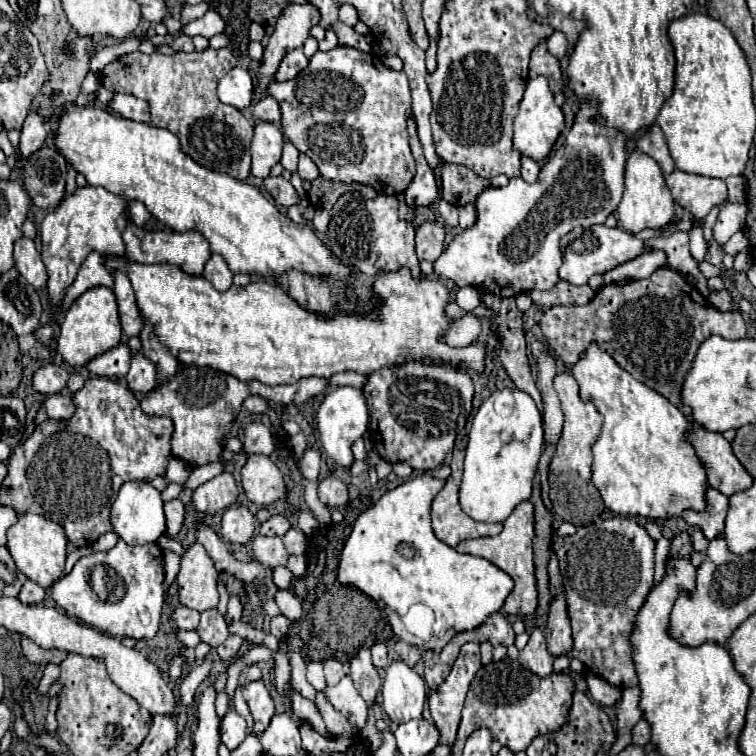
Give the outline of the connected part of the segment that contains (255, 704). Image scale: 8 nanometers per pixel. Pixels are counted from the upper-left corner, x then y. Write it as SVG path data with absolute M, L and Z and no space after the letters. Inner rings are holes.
M261 680L249 682L243 690L243 696L245 696L251 716L253 716L253 732L261 734L269 726L269 720L275 714L273 698L269 696L269 690L265 688L265 684Z

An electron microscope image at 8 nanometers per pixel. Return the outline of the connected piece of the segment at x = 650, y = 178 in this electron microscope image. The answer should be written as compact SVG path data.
M633 150L627 158L625 192L623 192L623 198L617 208L621 226L631 234L637 234L645 228L663 228L673 220L673 208L675 208L675 202L671 198L671 192L665 184L665 178L663 178L657 162L653 158L649 158L647 154Z

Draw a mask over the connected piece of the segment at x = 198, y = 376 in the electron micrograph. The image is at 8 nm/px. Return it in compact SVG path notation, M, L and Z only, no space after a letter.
M181 364L175 376L169 376L165 382L155 384L155 388L143 396L141 410L151 416L169 416L173 420L175 432L171 440L171 452L175 458L189 462L189 468L197 468L221 458L225 434L229 432L247 396L251 396L249 384L237 380L235 376L223 374L213 368Z

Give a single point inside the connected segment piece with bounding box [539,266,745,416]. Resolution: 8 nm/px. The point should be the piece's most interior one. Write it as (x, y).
(652, 328)

